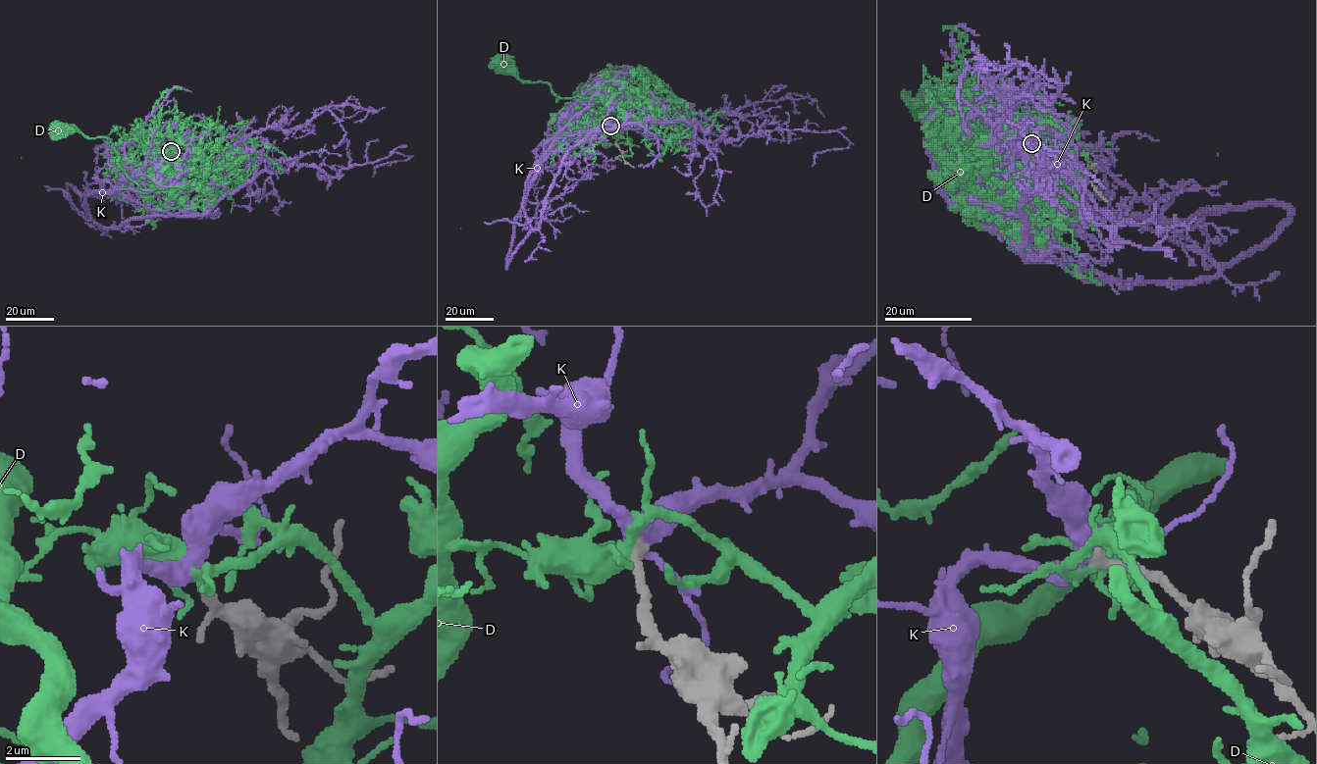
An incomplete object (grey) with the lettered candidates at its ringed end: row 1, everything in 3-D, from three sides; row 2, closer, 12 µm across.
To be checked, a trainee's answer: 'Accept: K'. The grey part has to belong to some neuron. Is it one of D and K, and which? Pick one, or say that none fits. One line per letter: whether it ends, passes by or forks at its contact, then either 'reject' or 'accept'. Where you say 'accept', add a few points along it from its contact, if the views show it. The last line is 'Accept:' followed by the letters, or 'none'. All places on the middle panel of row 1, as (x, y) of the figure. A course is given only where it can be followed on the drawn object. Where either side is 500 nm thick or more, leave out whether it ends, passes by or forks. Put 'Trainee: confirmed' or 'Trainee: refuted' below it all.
D: it forks there; reject
K: it forks there; accept; it runs (610, 126), (588, 123), (672, 107), (706, 142), (839, 131), (850, 144), (816, 152), (813, 166)
Accept: K
Trainee: confirmed

